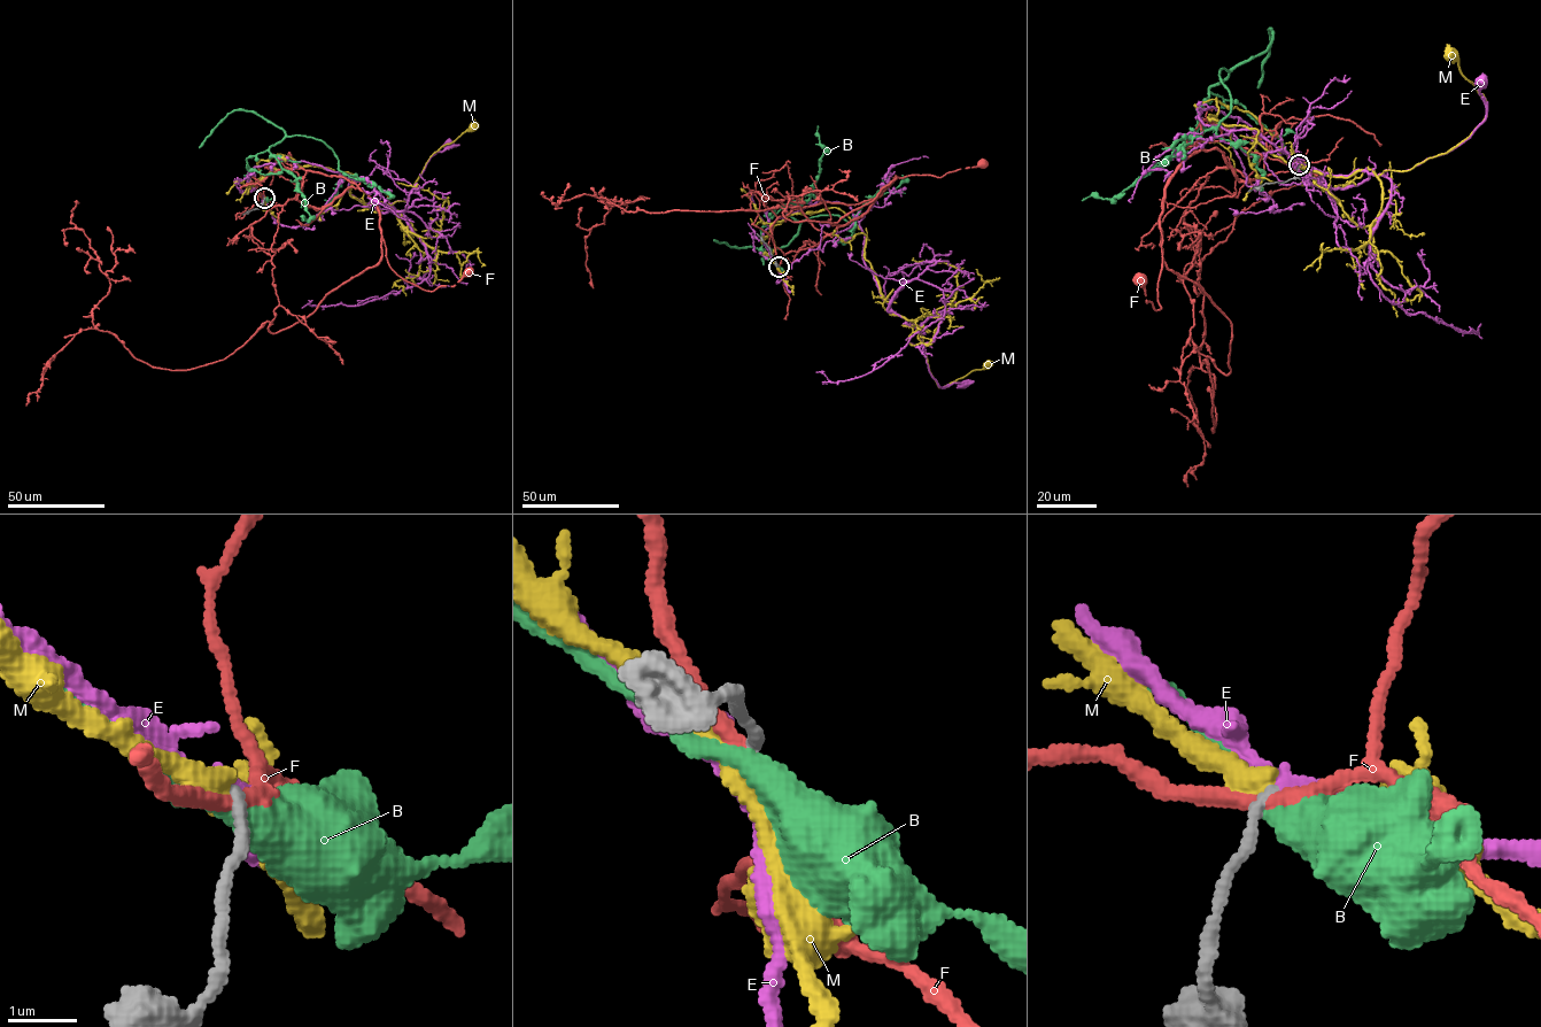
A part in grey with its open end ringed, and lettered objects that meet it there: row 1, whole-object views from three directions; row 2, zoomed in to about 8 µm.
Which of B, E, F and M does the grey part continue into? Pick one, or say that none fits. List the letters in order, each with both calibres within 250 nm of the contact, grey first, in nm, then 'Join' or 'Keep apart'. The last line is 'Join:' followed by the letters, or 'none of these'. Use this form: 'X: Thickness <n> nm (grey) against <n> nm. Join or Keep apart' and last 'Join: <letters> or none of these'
B: Thickness 180 nm (grey) against 360 nm. Keep apart
E: Thickness 150 nm (grey) against 240 nm. Join
F: Thickness 180 nm (grey) against 220 nm. Keep apart
M: Thickness 160 nm (grey) against 360 nm. Keep apart
Join: E

